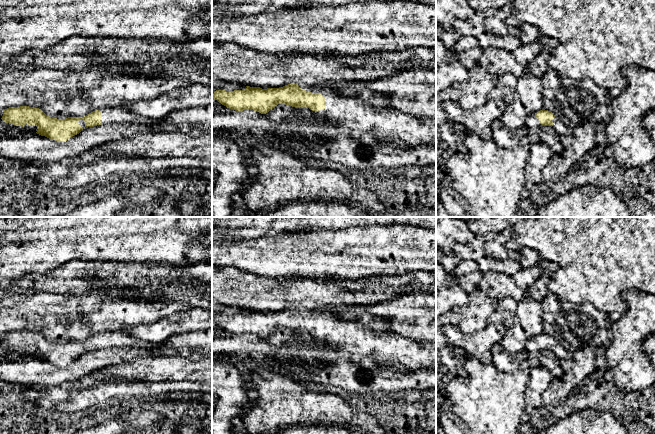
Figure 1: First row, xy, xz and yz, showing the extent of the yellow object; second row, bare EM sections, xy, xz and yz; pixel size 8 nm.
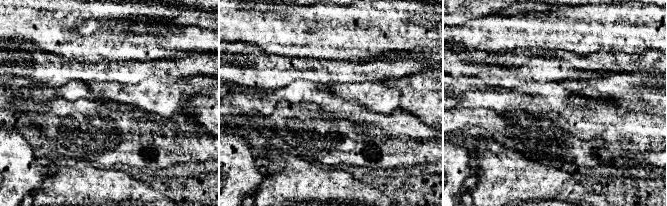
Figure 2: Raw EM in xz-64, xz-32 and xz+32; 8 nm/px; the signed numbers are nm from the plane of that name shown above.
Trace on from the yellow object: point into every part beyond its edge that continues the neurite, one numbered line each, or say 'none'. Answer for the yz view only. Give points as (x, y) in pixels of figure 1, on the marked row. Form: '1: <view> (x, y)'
1: yz (532, 122)

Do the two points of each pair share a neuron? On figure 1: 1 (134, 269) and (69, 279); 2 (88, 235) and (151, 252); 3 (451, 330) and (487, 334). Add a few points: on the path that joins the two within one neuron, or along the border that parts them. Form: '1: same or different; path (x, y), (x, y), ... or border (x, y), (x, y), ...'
1: same; path (118, 270), (85, 271)
2: same; path (104, 235), (135, 236)
3: same; path (460, 339), (478, 339)

